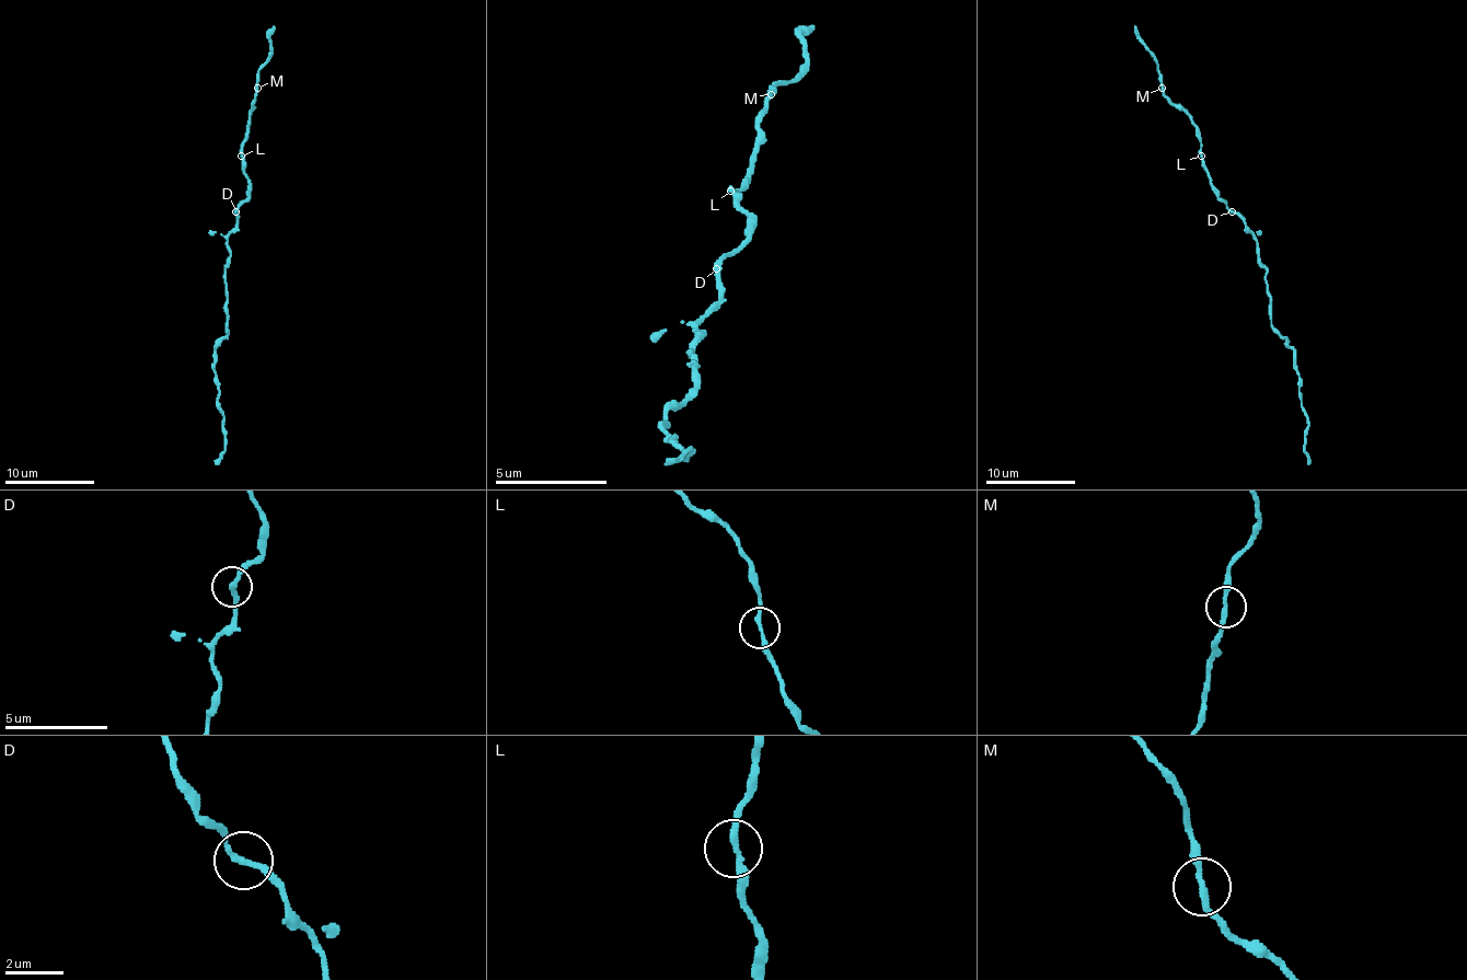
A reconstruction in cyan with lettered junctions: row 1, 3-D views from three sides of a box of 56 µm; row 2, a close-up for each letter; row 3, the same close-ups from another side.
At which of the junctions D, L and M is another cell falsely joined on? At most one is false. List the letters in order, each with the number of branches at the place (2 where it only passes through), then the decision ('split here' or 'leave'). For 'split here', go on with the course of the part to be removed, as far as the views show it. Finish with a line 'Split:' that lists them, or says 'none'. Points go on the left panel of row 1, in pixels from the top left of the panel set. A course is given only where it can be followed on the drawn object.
D: 2 | leave
L: 2 | leave
M: 2 | leave
Split: none

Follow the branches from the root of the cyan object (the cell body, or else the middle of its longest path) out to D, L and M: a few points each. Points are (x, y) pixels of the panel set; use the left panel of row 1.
D: (230, 231), (237, 225), (234, 210)
L: (230, 231), (237, 225), (237, 208), (249, 195), (249, 177), (242, 154)
M: (230, 231), (237, 225), (237, 208), (249, 195), (242, 141), (246, 137), (249, 115), (257, 88)

